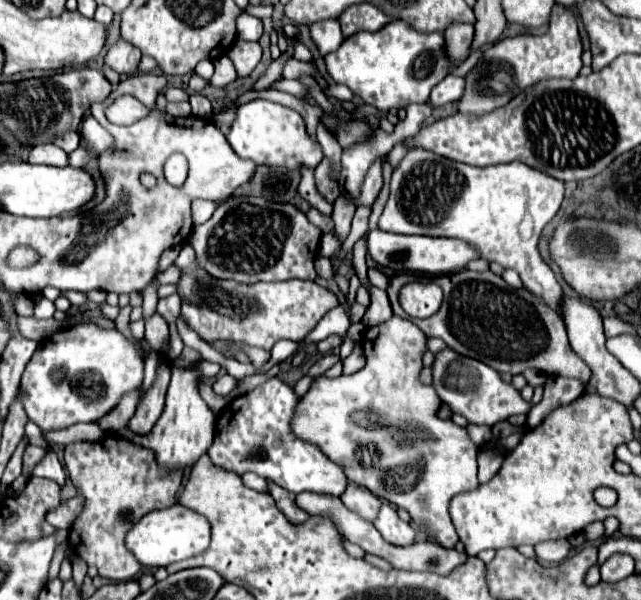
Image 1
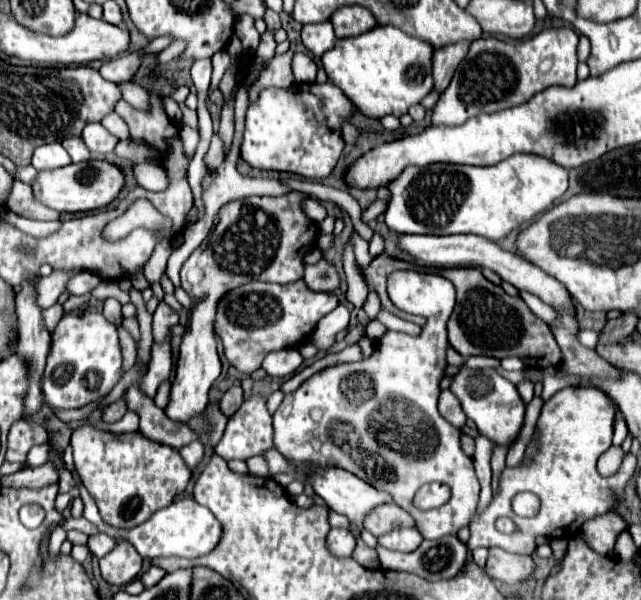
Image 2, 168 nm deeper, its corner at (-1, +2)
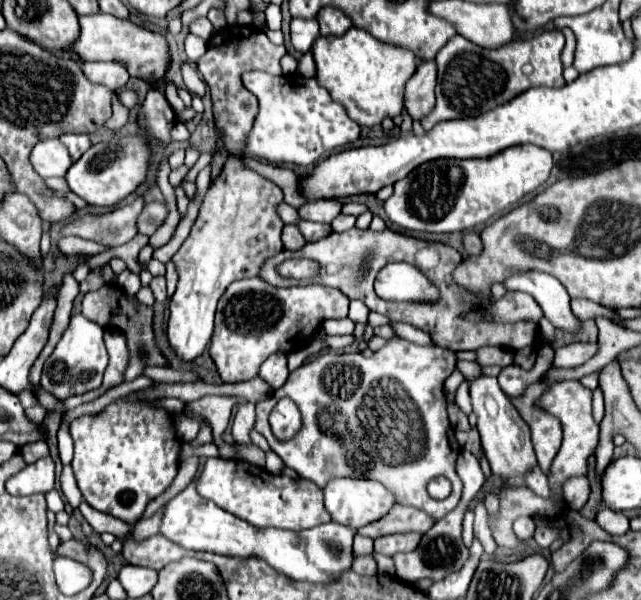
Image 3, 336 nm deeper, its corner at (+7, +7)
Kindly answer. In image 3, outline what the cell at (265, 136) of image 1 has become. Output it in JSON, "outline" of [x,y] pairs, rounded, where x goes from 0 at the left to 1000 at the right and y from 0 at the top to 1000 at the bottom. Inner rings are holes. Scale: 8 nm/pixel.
{"outline":[[[382,120],[379,140],[404,167],[404,190],[385,223],[385,253],[392,263],[420,273],[485,277],[526,243],[560,230],[560,207],[551,203],[538,180],[498,143],[495,130],[476,130],[466,120],[454,127],[426,127],[417,120]]]}

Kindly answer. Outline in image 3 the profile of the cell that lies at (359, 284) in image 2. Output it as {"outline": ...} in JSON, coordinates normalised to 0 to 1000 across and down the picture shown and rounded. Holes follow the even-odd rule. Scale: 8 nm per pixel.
{"outline":[[[551,500],[548,510],[544,510],[544,530],[551,537],[563,537],[563,540],[573,540],[573,523],[576,523],[576,513],[563,503],[563,500]]]}

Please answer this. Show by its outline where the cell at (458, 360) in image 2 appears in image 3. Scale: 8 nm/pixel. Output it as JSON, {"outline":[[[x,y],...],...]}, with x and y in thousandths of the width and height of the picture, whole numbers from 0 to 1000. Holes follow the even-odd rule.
{"outline":[[[713,600],[713,613],[725,623],[725,630],[744,630],[744,627],[750,627],[750,613],[747,613],[747,607],[741,607],[741,603],[729,603],[729,600]]]}

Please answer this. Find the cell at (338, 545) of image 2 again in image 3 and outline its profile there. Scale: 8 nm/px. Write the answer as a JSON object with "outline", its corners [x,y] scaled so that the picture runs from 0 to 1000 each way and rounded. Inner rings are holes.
{"outline":[[[298,803],[282,823],[276,823],[267,837],[261,837],[248,890],[285,910],[289,917],[317,917],[354,927],[376,927],[376,930],[404,927],[417,933],[432,953],[457,967],[516,970],[535,950],[548,947],[554,883],[523,870],[501,873],[495,880],[482,880],[473,887],[423,887],[423,880],[398,883],[382,867],[345,850],[329,833],[314,830],[304,817],[304,803]]]}

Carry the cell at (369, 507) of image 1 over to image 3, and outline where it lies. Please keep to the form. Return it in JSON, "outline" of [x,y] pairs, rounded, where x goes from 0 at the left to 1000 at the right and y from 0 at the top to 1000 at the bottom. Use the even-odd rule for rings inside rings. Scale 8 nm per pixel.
{"outline":[[[616,840],[598,863],[560,880],[557,887],[576,897],[591,897],[591,893],[604,893],[604,890],[619,890],[619,887],[666,887],[672,877],[679,873],[679,867],[672,867],[672,860],[666,860],[663,853],[654,853],[651,847],[641,843],[626,843]]]}

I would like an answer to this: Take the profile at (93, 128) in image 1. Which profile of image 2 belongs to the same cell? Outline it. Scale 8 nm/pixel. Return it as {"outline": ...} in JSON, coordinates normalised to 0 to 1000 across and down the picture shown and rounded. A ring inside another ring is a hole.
{"outline":[[[170,188],[161,202],[158,202],[158,208],[161,212],[167,212],[179,228],[186,228],[186,232],[198,232],[201,228],[201,212],[198,212],[198,205],[183,192],[183,188]]]}

